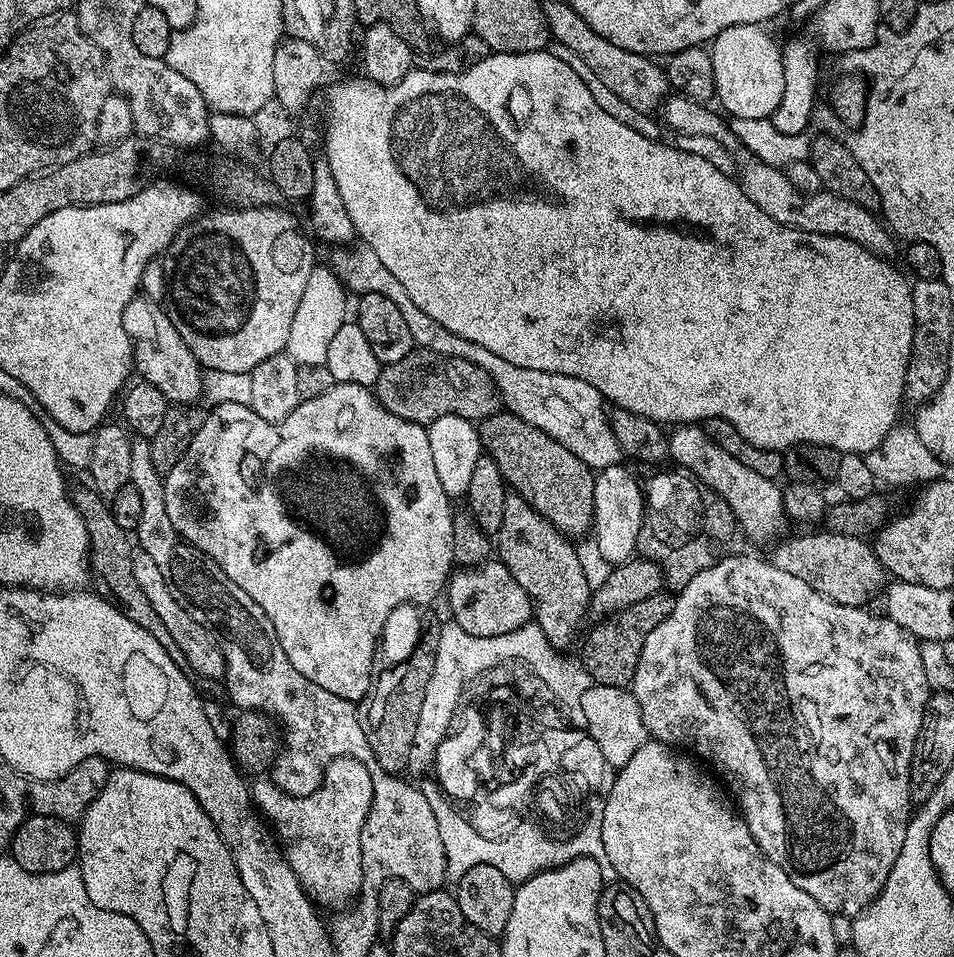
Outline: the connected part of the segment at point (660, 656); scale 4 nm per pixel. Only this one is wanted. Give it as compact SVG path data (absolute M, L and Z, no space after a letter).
M733 554L725 555L714 566L702 570L702 574L690 578L690 582L686 587L679 589L678 595L673 599L670 614L665 620L658 622L658 626L654 626L654 630L650 630L650 634L646 638L646 646L642 646L642 654L638 658L638 670L634 674L630 690L638 702L638 710L642 710L642 722L646 726L646 730L651 739L660 740L664 744L673 746L685 744L685 746L689 748L687 751L689 753L697 752L697 754L692 754L699 757L705 765L712 764L713 769L711 768L711 771L723 781L727 791L734 797L740 815L743 816L745 822L748 823L750 834L756 839L758 846L766 854L766 858L770 858L770 862L782 866L782 870L788 875L790 882L794 882L794 886L798 886L798 890L806 890L806 894L810 894L810 898L814 898L828 913L840 913L855 918L875 900L876 895L882 890L882 886L886 886L886 878L890 878L890 870L894 866L894 862L902 850L902 842L906 838L906 830L908 829L908 822L910 819L910 811L908 812L908 795L912 792L912 783L914 784L914 777L912 775L912 755L916 749L918 734L922 730L922 718L924 717L924 711L928 705L928 698L930 695L928 675L930 675L930 669L927 664L924 663L921 645L918 643L916 637L910 635L905 628L898 627L897 624L895 624L893 620L889 620L887 616L883 614L877 614L877 616L875 616L874 613L867 612L869 609L864 606L851 608L845 604L834 602L831 598L824 595L823 592L814 590L814 586L810 586L810 582L802 582L802 578L794 578L794 574L790 574L786 570L778 570L778 566L774 566L767 559L759 560L756 556L732 555Z

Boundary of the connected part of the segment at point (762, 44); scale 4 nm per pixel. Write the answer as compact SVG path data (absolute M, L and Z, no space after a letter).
M764 24L730 26L726 30L722 30L722 34L718 34L710 42L710 51L714 62L715 99L720 100L721 106L719 105L719 107L725 113L728 111L736 120L749 120L750 118L767 120L773 112L778 110L779 104L785 98L786 78L782 68L781 45L776 44L775 38L766 29Z

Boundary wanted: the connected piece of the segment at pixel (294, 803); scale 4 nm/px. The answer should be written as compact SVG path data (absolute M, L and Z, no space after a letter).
M356 756L331 760L314 794L286 796L271 778L256 778L250 784L252 802L261 817L270 822L295 876L313 901L322 906L353 901L364 886L362 826L374 798L374 772Z

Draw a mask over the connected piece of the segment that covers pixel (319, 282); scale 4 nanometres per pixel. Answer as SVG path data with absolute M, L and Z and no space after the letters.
M313 270L310 279L306 282L306 291L303 292L301 300L298 301L298 311L294 314L294 322L290 325L290 338L288 339L288 347L286 355L291 358L297 366L305 364L306 366L318 366L326 362L326 350L330 346L330 342L334 338L334 334L338 334L338 330L342 330L342 326L350 316L350 299L349 293L346 291L343 280L336 276L331 270Z

